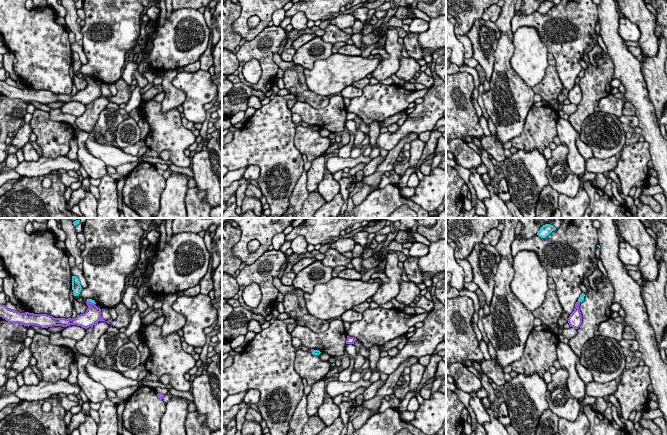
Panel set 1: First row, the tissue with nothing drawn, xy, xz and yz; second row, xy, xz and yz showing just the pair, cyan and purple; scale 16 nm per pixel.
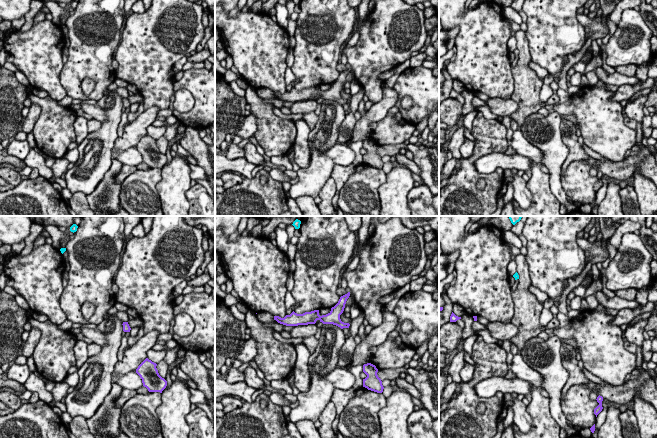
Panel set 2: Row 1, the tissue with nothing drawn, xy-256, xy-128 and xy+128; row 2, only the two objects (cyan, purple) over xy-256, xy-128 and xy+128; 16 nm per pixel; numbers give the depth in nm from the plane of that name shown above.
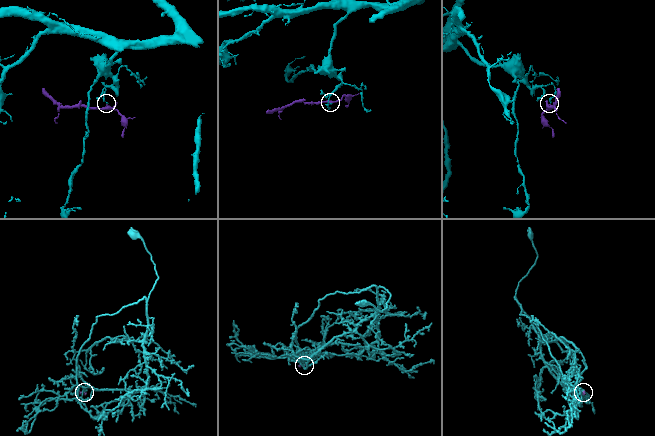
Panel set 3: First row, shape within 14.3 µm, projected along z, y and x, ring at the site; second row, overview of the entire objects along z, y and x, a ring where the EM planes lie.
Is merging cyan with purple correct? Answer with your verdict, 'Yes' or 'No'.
No

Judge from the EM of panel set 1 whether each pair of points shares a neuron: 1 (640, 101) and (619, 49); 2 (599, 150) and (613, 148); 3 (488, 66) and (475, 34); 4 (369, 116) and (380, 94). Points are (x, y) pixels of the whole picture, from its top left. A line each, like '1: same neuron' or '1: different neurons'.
1: same neuron
2: same neuron
3: same neuron
4: same neuron

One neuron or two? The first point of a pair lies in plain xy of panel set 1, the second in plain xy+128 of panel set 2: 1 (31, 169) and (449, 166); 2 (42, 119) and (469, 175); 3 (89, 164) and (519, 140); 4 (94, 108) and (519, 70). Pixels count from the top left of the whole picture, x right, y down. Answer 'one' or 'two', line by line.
1: two
2: one
3: two
4: one

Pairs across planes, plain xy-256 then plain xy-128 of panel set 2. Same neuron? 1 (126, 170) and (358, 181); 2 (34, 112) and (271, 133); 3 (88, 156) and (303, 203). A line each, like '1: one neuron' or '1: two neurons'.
1: two neurons
2: two neurons
3: two neurons

